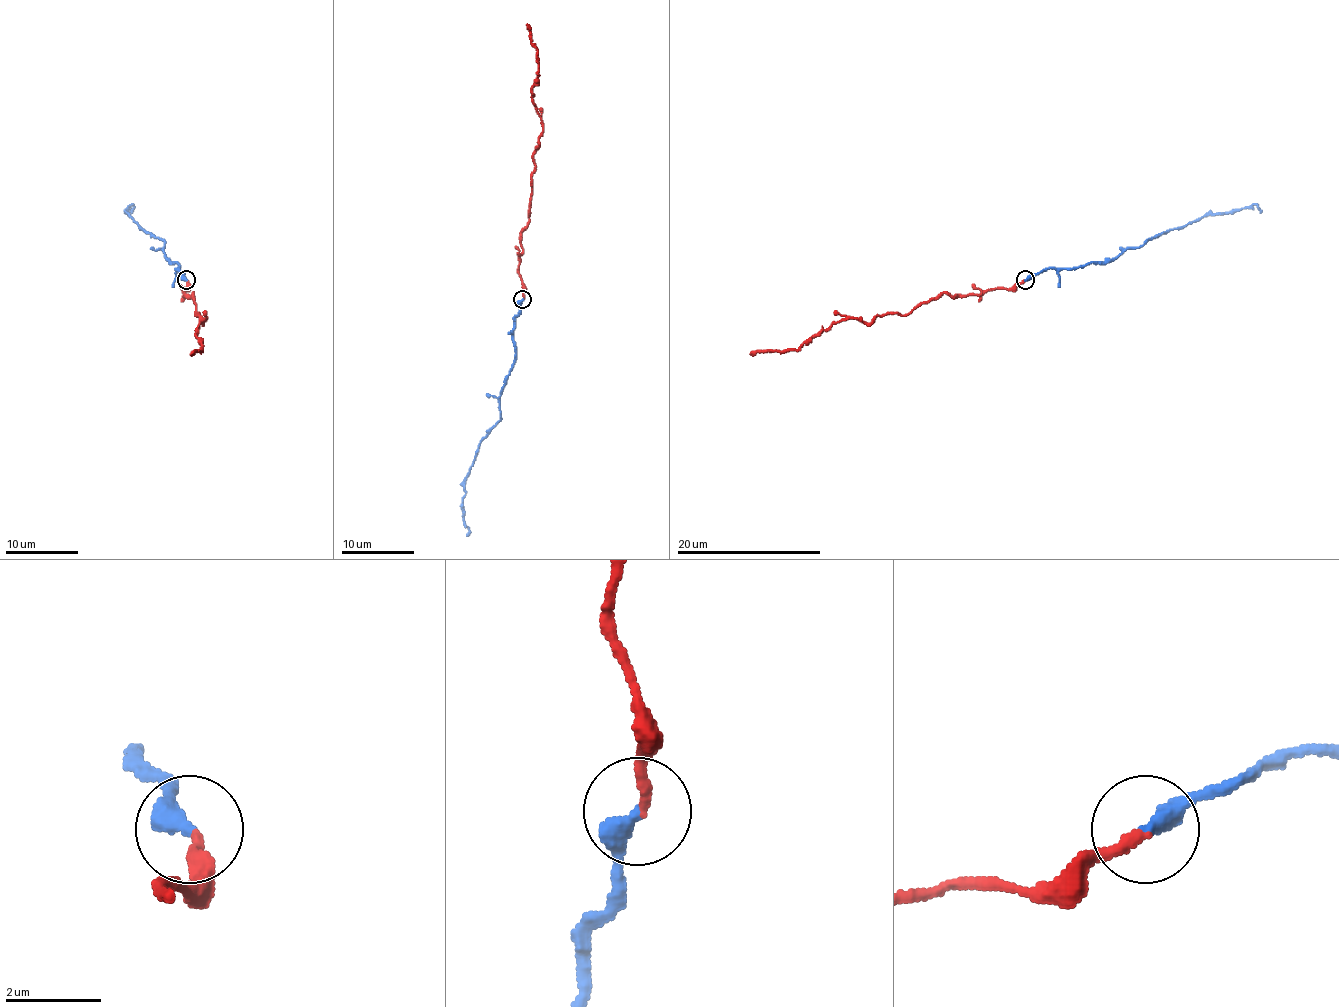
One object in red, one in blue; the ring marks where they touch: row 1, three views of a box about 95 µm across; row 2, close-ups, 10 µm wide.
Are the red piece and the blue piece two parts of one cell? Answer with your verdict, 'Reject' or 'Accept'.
Reject

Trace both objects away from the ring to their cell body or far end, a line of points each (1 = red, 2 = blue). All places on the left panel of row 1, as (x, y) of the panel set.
1: (187, 280), (185, 294), (192, 293), (196, 314), (203, 323), (207, 318), (196, 334), (201, 351), (190, 354)
2: (187, 280), (180, 265), (163, 253), (163, 242), (129, 215), (127, 208), (132, 204), (131, 213)

